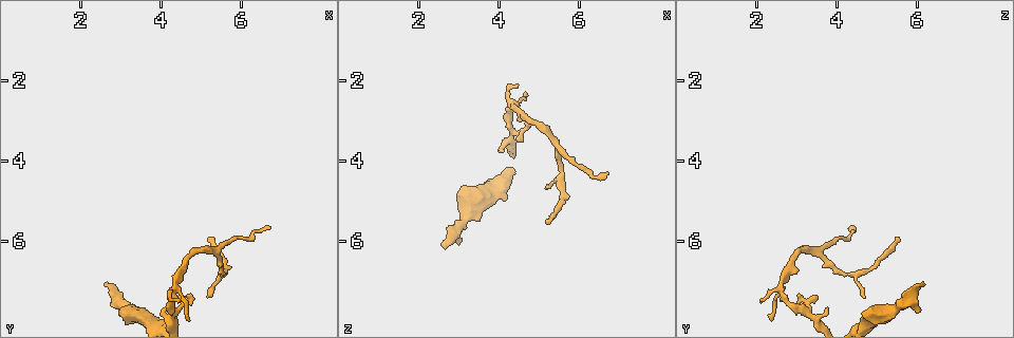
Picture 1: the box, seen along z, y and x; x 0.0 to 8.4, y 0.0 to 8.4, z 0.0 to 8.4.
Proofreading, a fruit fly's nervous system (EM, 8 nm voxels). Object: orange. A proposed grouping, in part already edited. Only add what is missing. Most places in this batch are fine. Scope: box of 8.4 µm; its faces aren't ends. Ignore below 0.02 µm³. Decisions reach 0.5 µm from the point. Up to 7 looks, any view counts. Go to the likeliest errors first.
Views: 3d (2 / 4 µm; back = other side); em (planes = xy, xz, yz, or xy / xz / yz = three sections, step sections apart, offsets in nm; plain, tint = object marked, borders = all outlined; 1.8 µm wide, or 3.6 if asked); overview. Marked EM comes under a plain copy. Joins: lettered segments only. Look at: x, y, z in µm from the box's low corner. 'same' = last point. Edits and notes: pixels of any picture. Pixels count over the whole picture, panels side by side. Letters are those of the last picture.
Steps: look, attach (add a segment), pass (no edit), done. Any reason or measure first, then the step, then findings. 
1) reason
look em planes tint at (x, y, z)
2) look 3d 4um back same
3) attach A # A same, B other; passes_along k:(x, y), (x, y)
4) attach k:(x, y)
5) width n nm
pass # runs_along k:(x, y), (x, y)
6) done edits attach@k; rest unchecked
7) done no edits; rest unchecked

free end
look 3d 2um at (2.70, 7.05, 6.15)

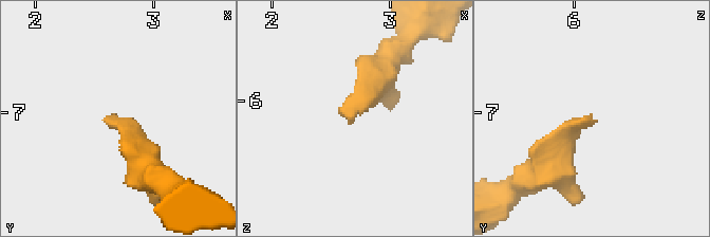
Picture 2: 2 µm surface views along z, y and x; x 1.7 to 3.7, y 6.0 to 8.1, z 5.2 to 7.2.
shape alone is not enough
look em 3.6um planes tint at (2.68, 7.04, 6.18)

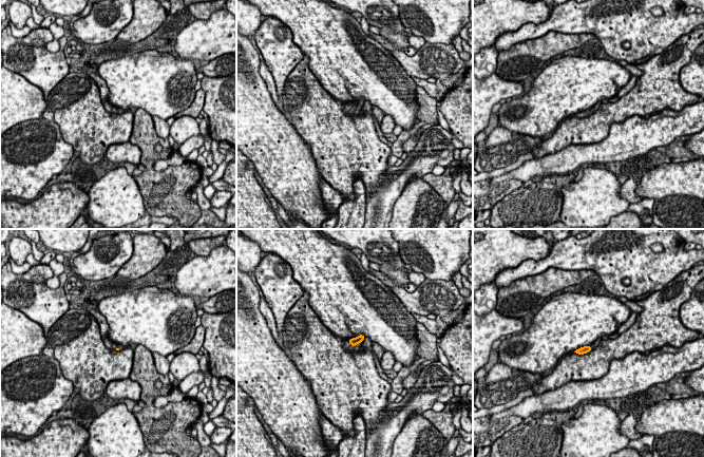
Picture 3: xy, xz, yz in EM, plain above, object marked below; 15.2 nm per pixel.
look em 3.6um planes borders same

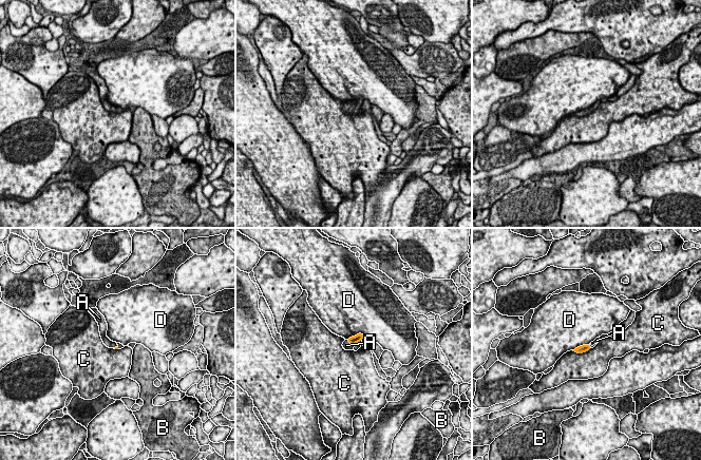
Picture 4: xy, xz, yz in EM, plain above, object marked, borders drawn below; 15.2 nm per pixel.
attach A # A same, B other, C other, D other; the neuron continues

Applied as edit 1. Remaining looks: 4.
look 3d 2um at (4.65, 7.35, 3.05)

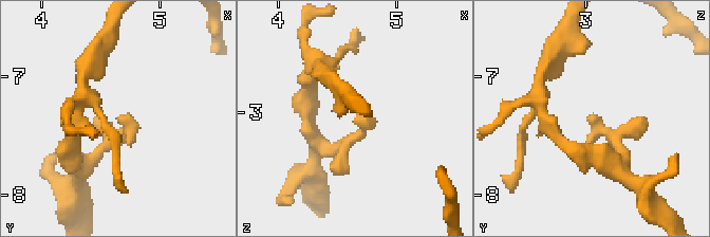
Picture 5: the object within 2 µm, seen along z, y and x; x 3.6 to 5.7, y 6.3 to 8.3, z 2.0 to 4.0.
shape alone is not enough
look em planes borders at (4.62, 7.38, 3.06)

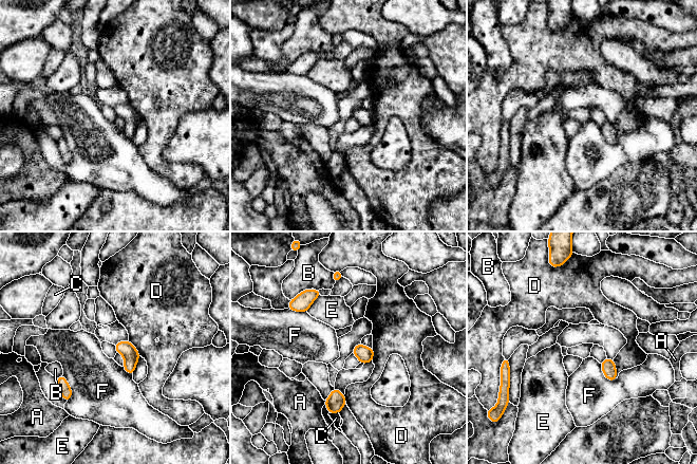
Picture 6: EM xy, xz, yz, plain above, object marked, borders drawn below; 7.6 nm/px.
pass # A other, B other, C other, D other, E other, F other; border 6:(62, 374), (72, 394), (67, 402); none of them fits

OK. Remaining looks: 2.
done edits attach@4; rest unchecked

